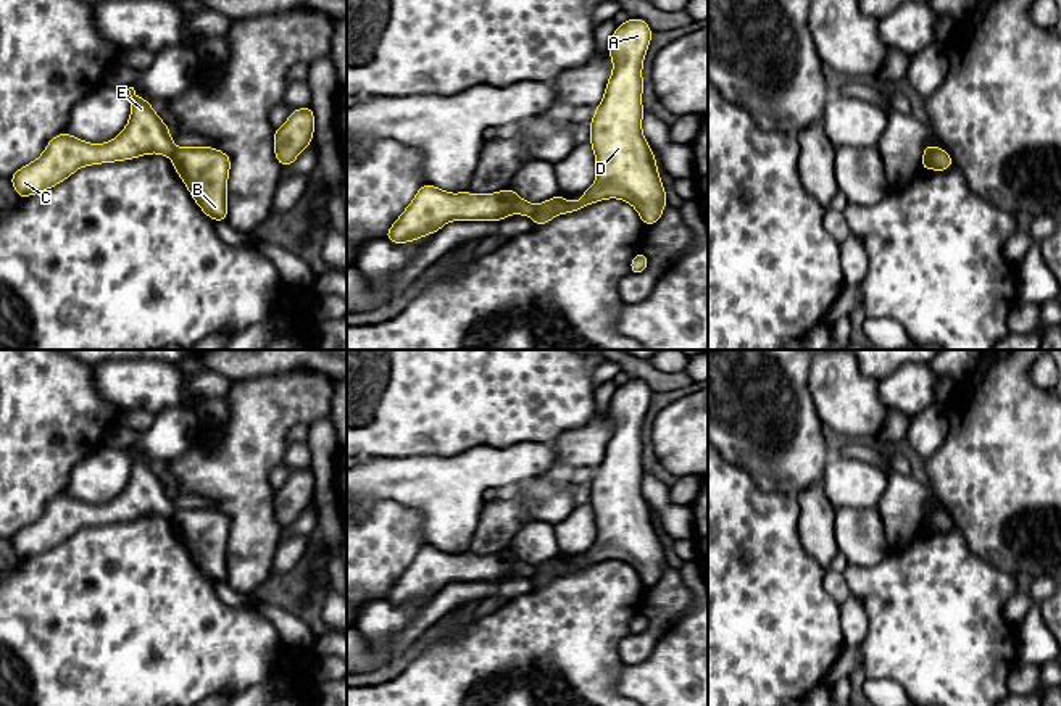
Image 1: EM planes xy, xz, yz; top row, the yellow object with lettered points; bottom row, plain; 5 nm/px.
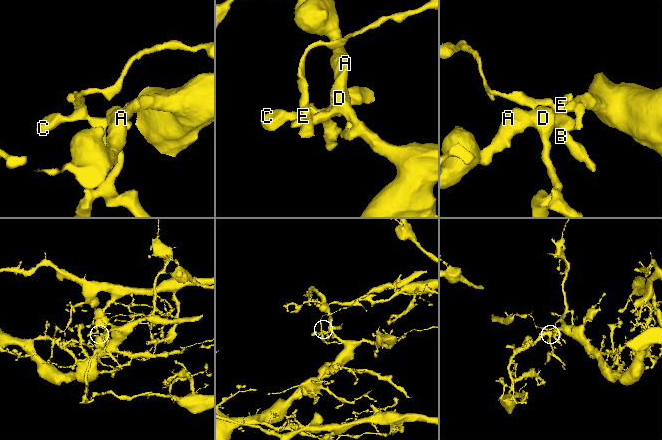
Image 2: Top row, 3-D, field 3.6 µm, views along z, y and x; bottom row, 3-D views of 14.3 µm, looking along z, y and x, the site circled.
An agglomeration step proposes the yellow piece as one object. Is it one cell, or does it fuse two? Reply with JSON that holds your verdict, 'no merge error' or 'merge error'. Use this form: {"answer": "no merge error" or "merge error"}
{"answer": "merge error"}

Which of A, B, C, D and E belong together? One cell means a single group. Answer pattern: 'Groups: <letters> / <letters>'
Groups: A B D / C E

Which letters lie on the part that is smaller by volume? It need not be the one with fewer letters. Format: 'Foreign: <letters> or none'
Foreign: C, E

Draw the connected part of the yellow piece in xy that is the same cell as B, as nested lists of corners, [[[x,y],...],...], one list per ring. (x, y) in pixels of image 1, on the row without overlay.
[[[179,508],[171,522],[202,572],[213,583],[226,582],[231,517],[213,508]]]

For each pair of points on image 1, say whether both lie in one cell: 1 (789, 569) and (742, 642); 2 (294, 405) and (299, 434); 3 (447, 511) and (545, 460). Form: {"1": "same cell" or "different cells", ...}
{"1": "same cell", "2": "different cells", "3": "same cell"}

